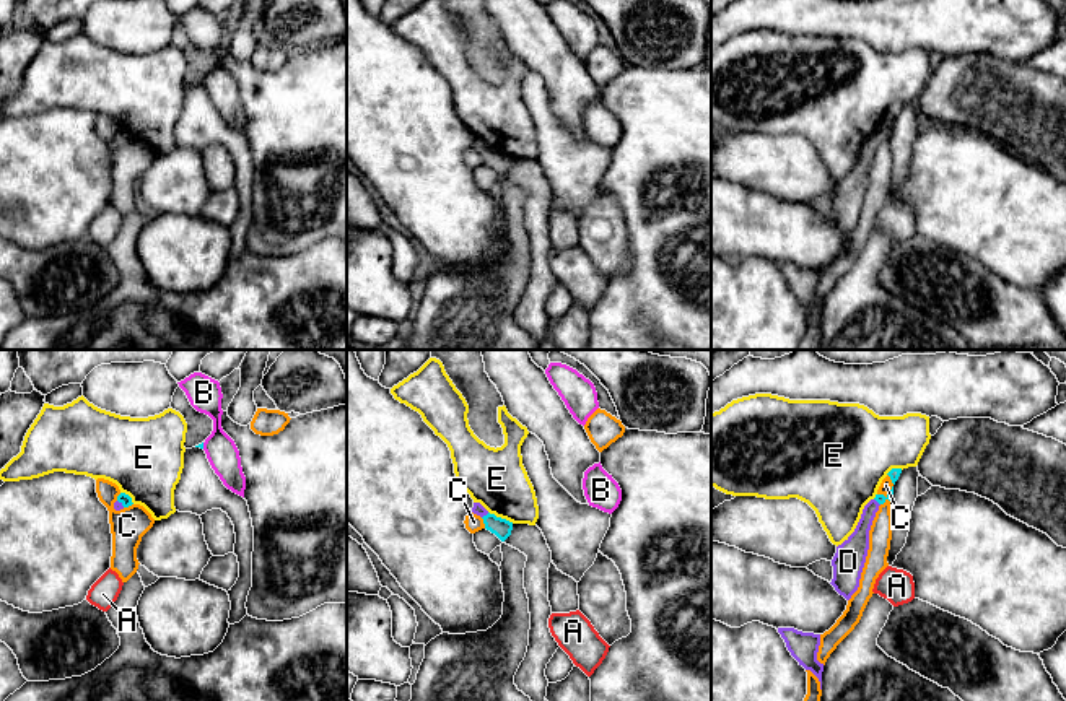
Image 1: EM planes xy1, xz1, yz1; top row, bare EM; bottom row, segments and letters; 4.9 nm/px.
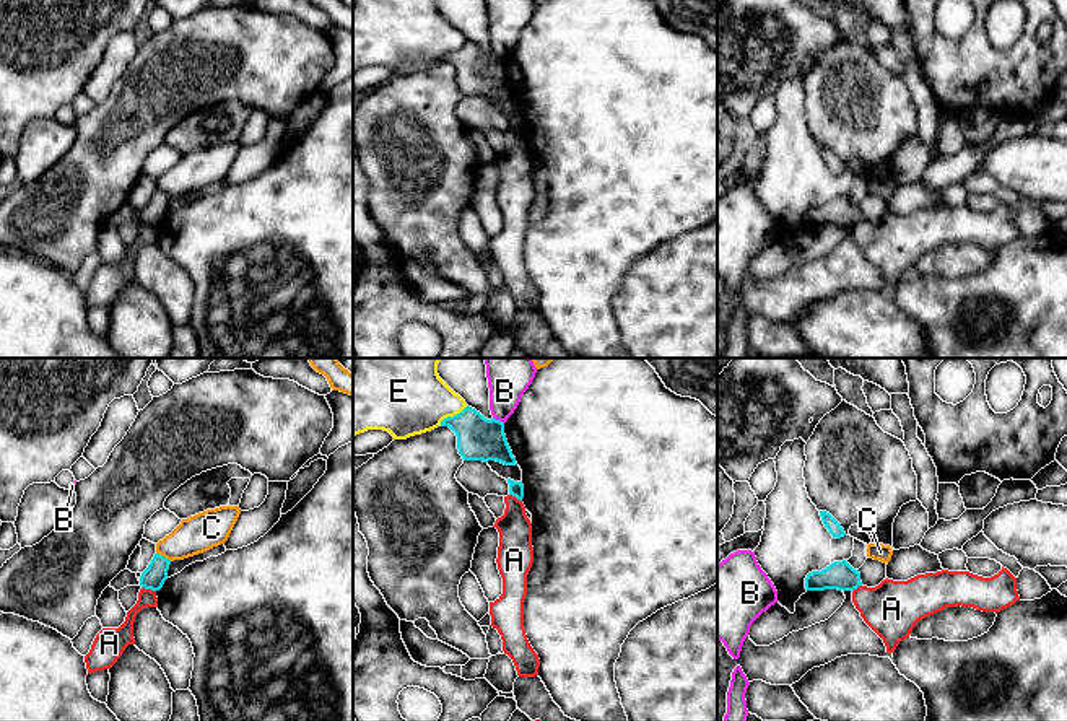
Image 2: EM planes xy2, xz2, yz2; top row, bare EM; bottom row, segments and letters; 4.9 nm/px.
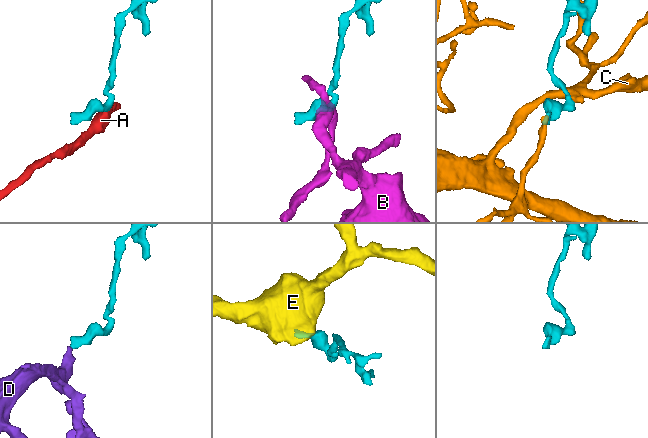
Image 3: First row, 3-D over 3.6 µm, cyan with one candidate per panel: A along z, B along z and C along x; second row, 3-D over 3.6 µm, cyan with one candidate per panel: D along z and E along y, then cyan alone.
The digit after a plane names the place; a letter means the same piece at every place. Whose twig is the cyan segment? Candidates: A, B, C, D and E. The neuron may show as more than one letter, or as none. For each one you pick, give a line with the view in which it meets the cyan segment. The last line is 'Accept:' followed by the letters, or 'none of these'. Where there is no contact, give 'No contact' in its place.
D: Touches cyan in xy1
Accept: D

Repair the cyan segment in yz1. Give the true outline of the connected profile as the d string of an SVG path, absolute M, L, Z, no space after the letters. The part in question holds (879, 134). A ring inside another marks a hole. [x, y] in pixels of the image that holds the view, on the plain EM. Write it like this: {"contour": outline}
{"contour": "M893 122L885 132L876 130L876 133L864 142L854 168L837 182L837 189L832 195L833 215L830 220L846 236L850 236L859 223L861 208L869 185L869 166L876 148L879 146L879 142L887 135L890 137L892 132Z"}

